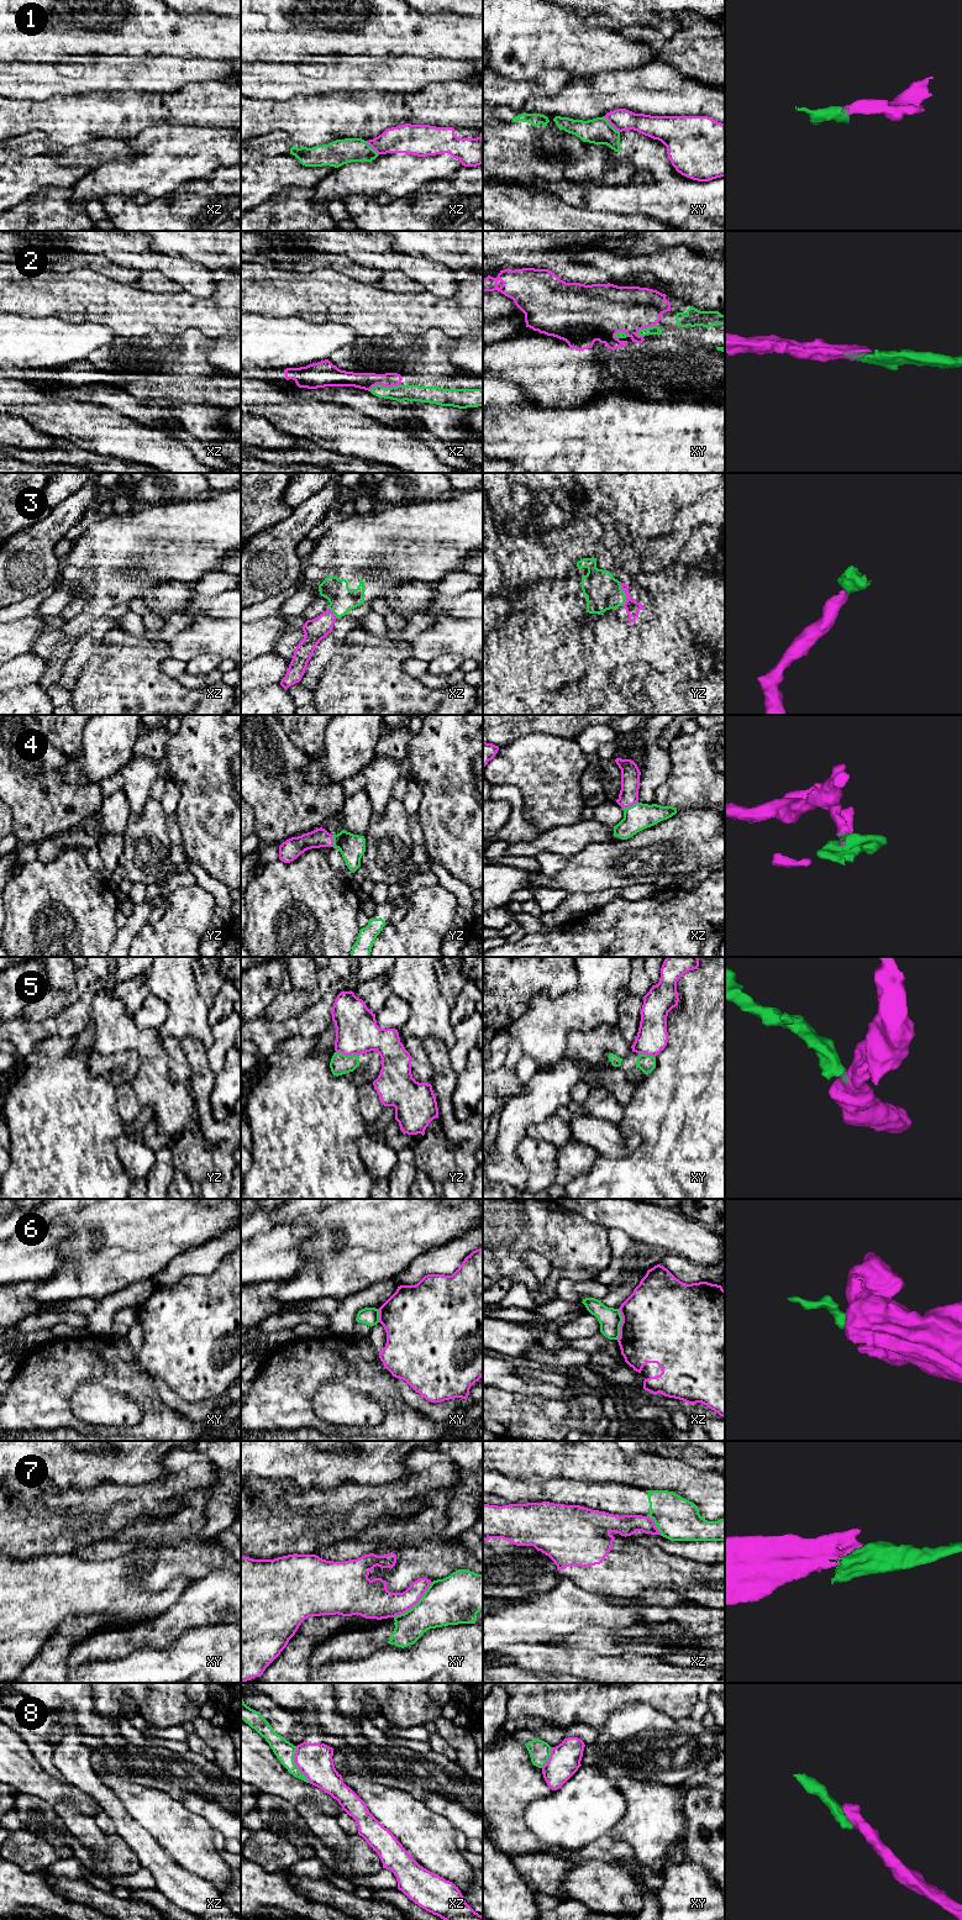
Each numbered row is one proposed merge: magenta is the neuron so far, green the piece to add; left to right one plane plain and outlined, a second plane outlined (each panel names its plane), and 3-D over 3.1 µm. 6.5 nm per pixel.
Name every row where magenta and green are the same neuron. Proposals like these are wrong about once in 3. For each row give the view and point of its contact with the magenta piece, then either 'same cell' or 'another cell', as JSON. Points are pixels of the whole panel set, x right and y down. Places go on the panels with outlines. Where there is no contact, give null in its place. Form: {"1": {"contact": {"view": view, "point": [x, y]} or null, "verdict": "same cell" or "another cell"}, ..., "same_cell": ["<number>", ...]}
{"1": {"contact": {"view": "xy", "point": [611, 125]}, "verdict": "another cell"}, "2": {"contact": {"view": "xz", "point": [384, 385]}, "verdict": "same cell"}, "3": {"contact": {"view": "yz", "point": [625, 594]}, "verdict": "same cell"}, "4": {"contact": {"view": "xz", "point": [630, 805]}, "verdict": "same cell"}, "5": {"contact": {"view": "yz", "point": [347, 1055]}, "verdict": "another cell"}, "6": {"contact": {"view": "xz", "point": [621, 1324]}, "verdict": "another cell"}, "7": {"contact": {"view": "xy", "point": [415, 1604]}, "verdict": "another cell"}, "8": {"contact": {"view": "xz", "point": [295, 1763]}, "verdict": "another cell"}, "same_cell": ["2", "3", "4"]}

